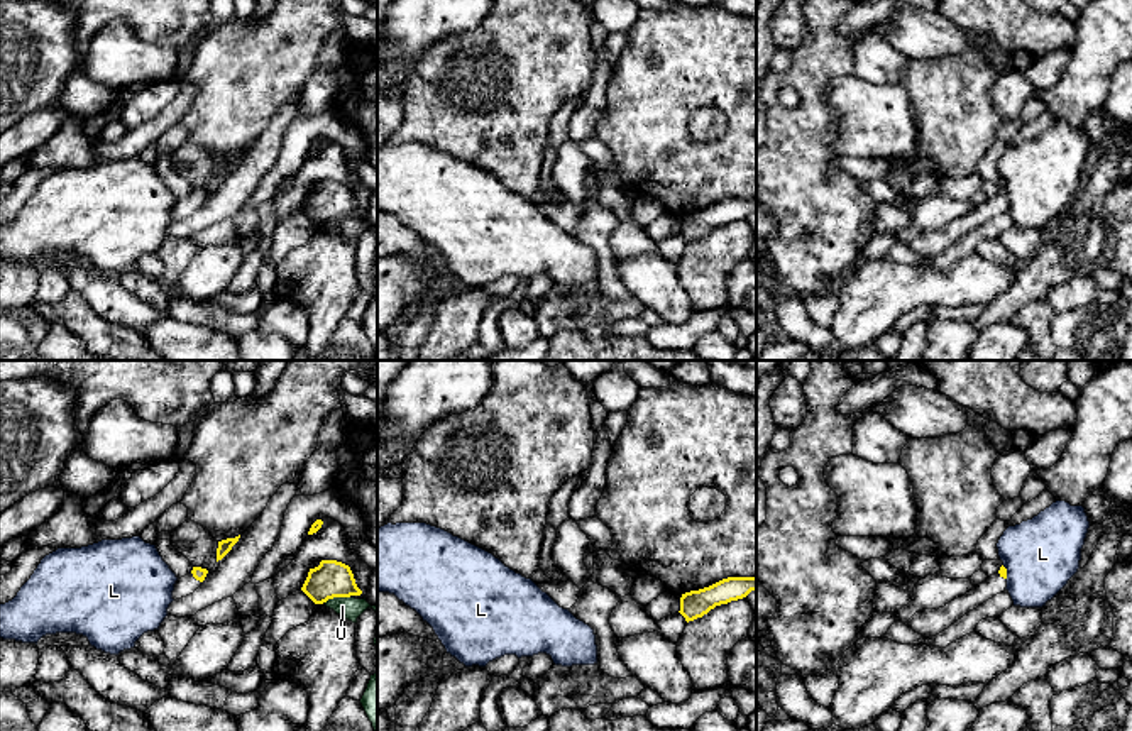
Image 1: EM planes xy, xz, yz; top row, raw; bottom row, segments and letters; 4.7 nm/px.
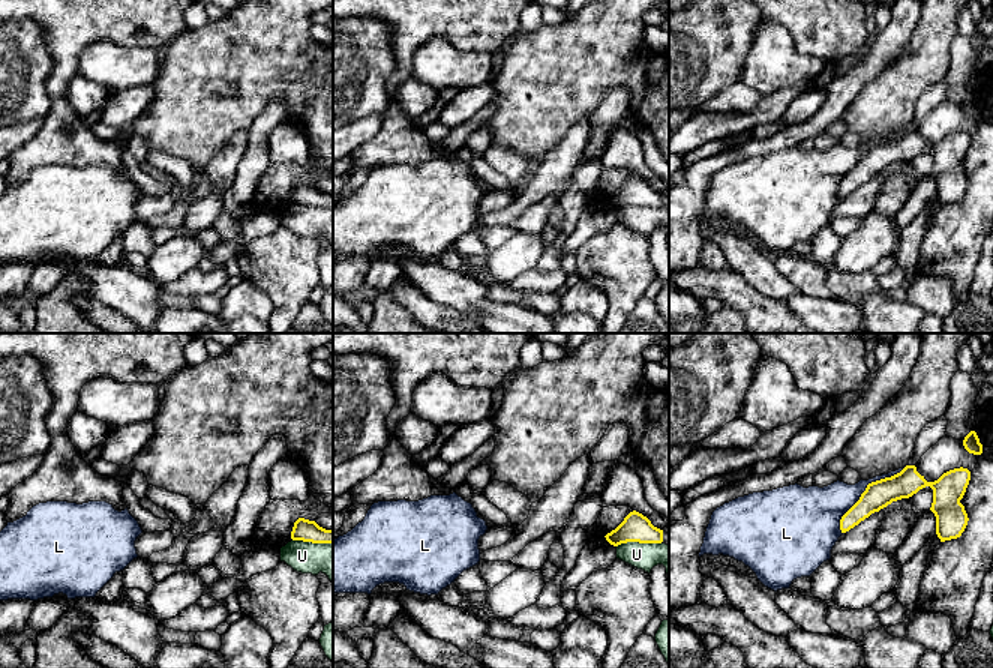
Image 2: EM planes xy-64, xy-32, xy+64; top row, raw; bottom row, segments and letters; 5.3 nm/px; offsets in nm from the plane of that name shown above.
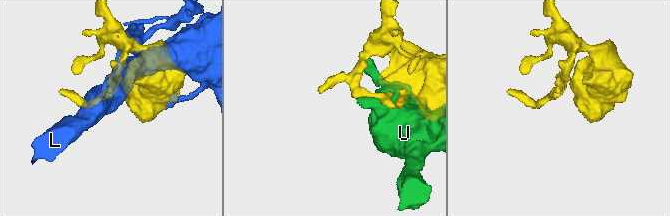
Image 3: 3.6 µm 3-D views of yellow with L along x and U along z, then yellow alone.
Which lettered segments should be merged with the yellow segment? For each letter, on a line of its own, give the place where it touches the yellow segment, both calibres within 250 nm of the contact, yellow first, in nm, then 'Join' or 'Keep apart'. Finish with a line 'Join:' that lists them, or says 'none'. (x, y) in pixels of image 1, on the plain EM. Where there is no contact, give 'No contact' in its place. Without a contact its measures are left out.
L: Touches yellow at yz (1005, 193). Thickness 40 nm (yellow) against 360 nm. Keep apart
U: Touches yellow at xy (335, 217). Thickness 180 nm (yellow) against 110 nm. Keep apart
Join: none

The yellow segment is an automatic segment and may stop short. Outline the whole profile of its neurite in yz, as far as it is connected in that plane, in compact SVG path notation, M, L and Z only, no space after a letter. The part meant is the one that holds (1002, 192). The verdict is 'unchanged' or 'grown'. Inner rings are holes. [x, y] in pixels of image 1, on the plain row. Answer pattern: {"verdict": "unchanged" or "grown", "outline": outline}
{"verdict": "grown", "outline": "M1002 186L995 196L986 198L985 203L973 208L964 217L948 223L939 230L922 230L909 240L909 247L929 259L942 254L958 240L961 240L970 232L976 230L993 217L1003 213L1007 208L1007 190Z"}

